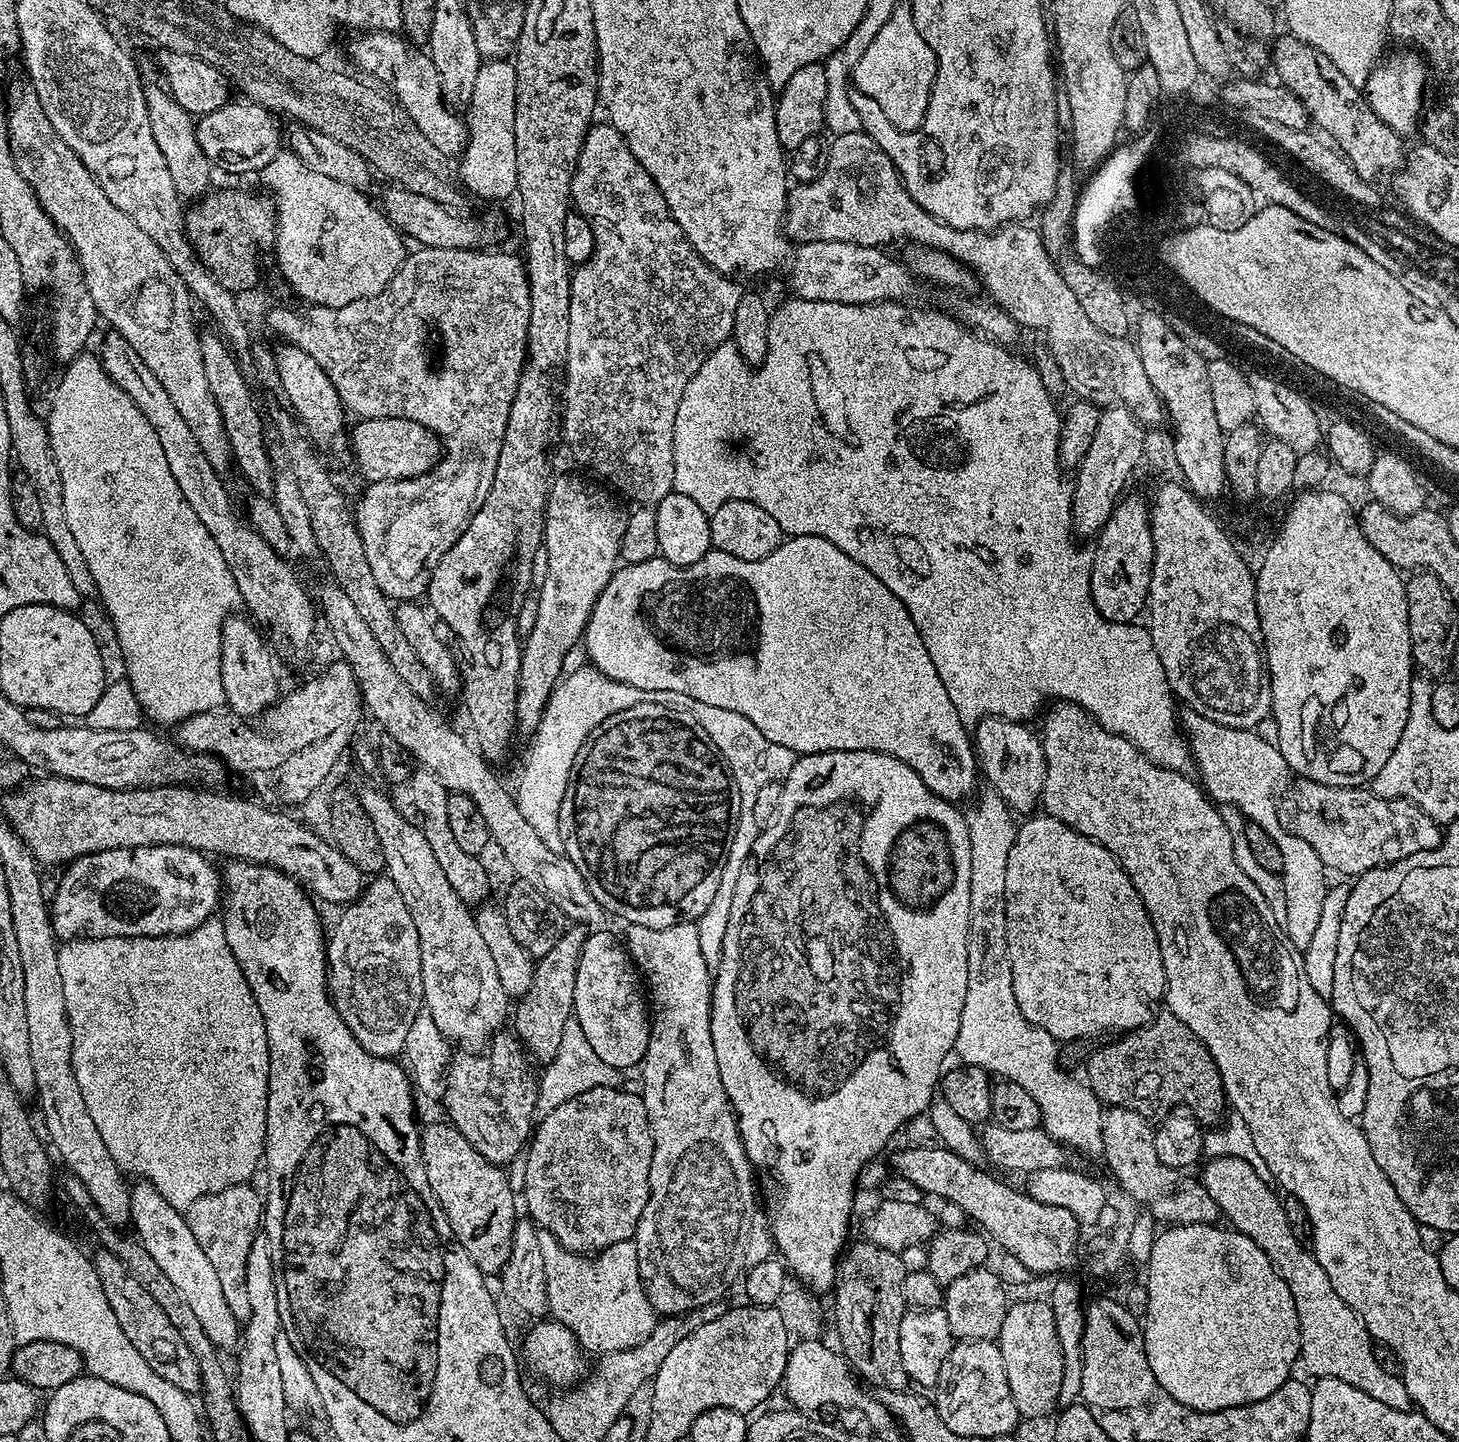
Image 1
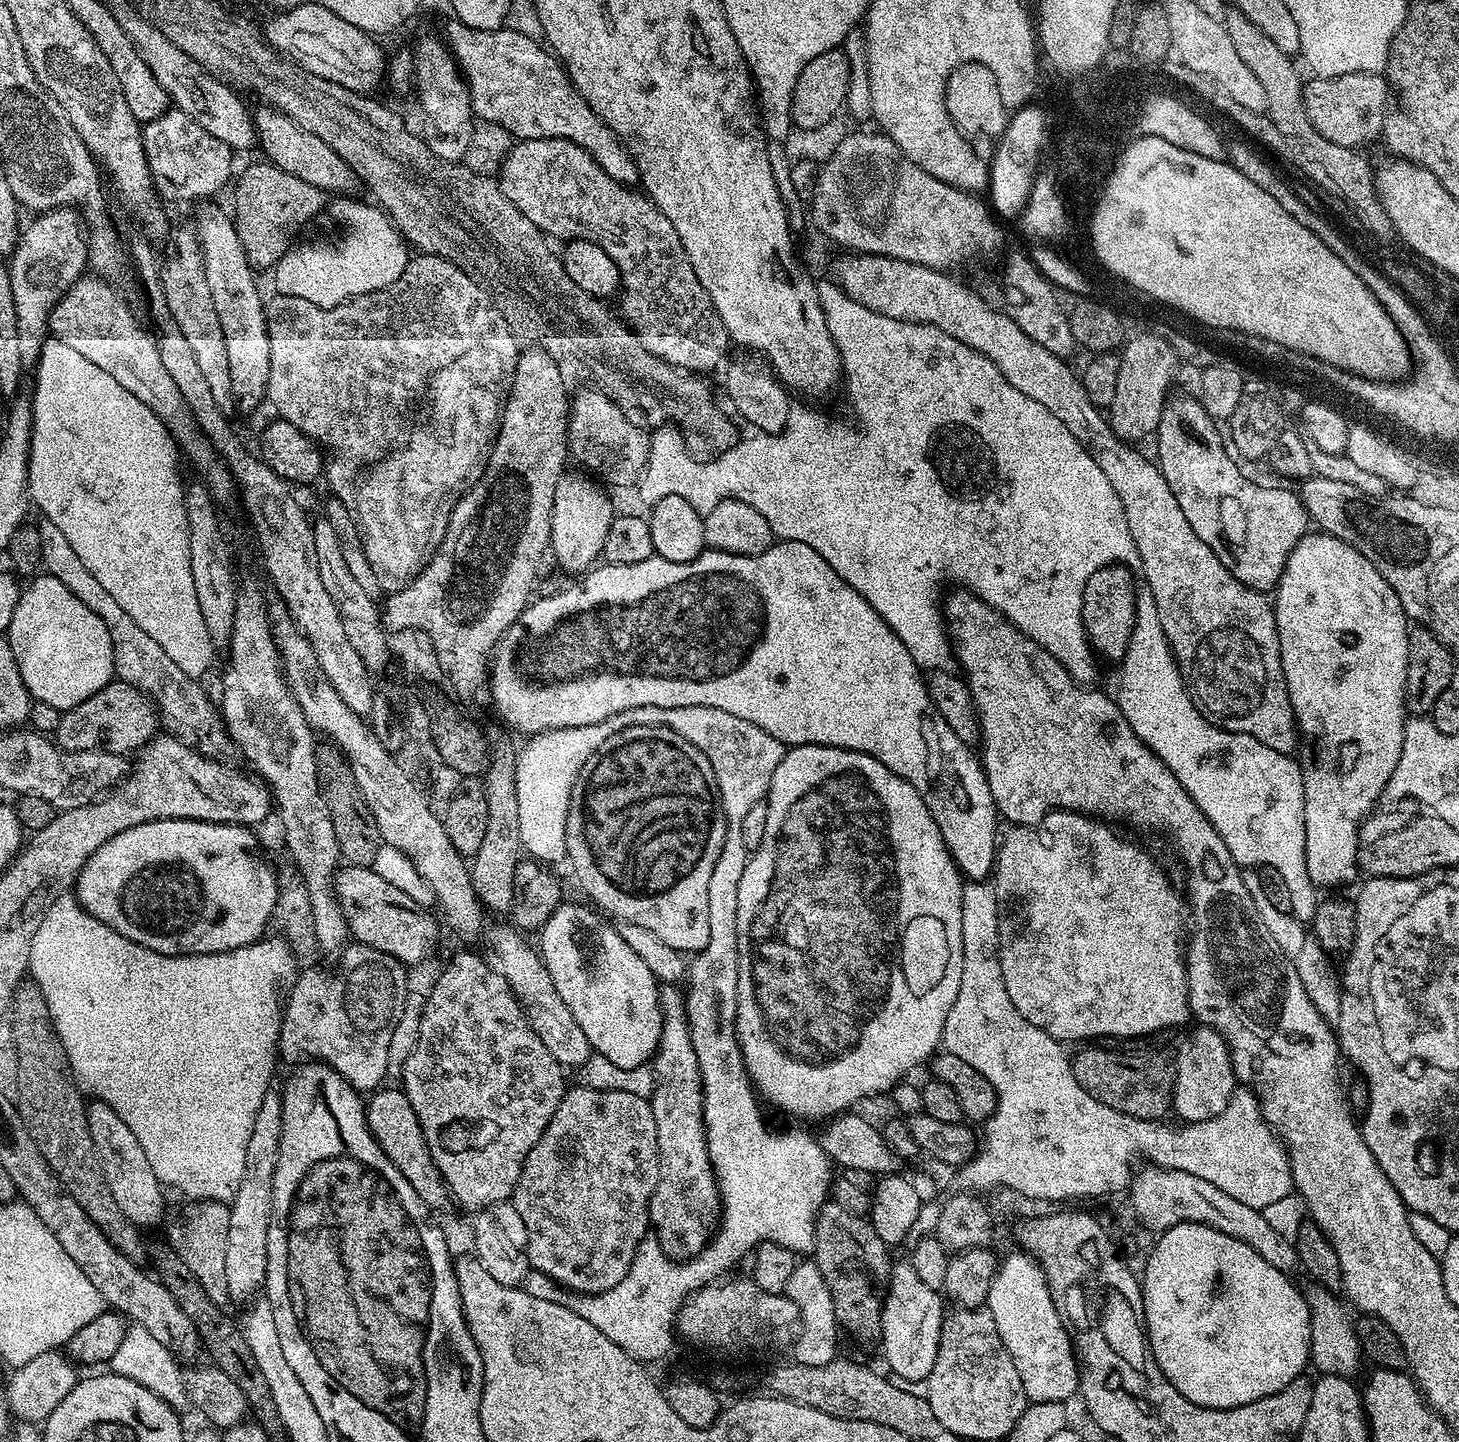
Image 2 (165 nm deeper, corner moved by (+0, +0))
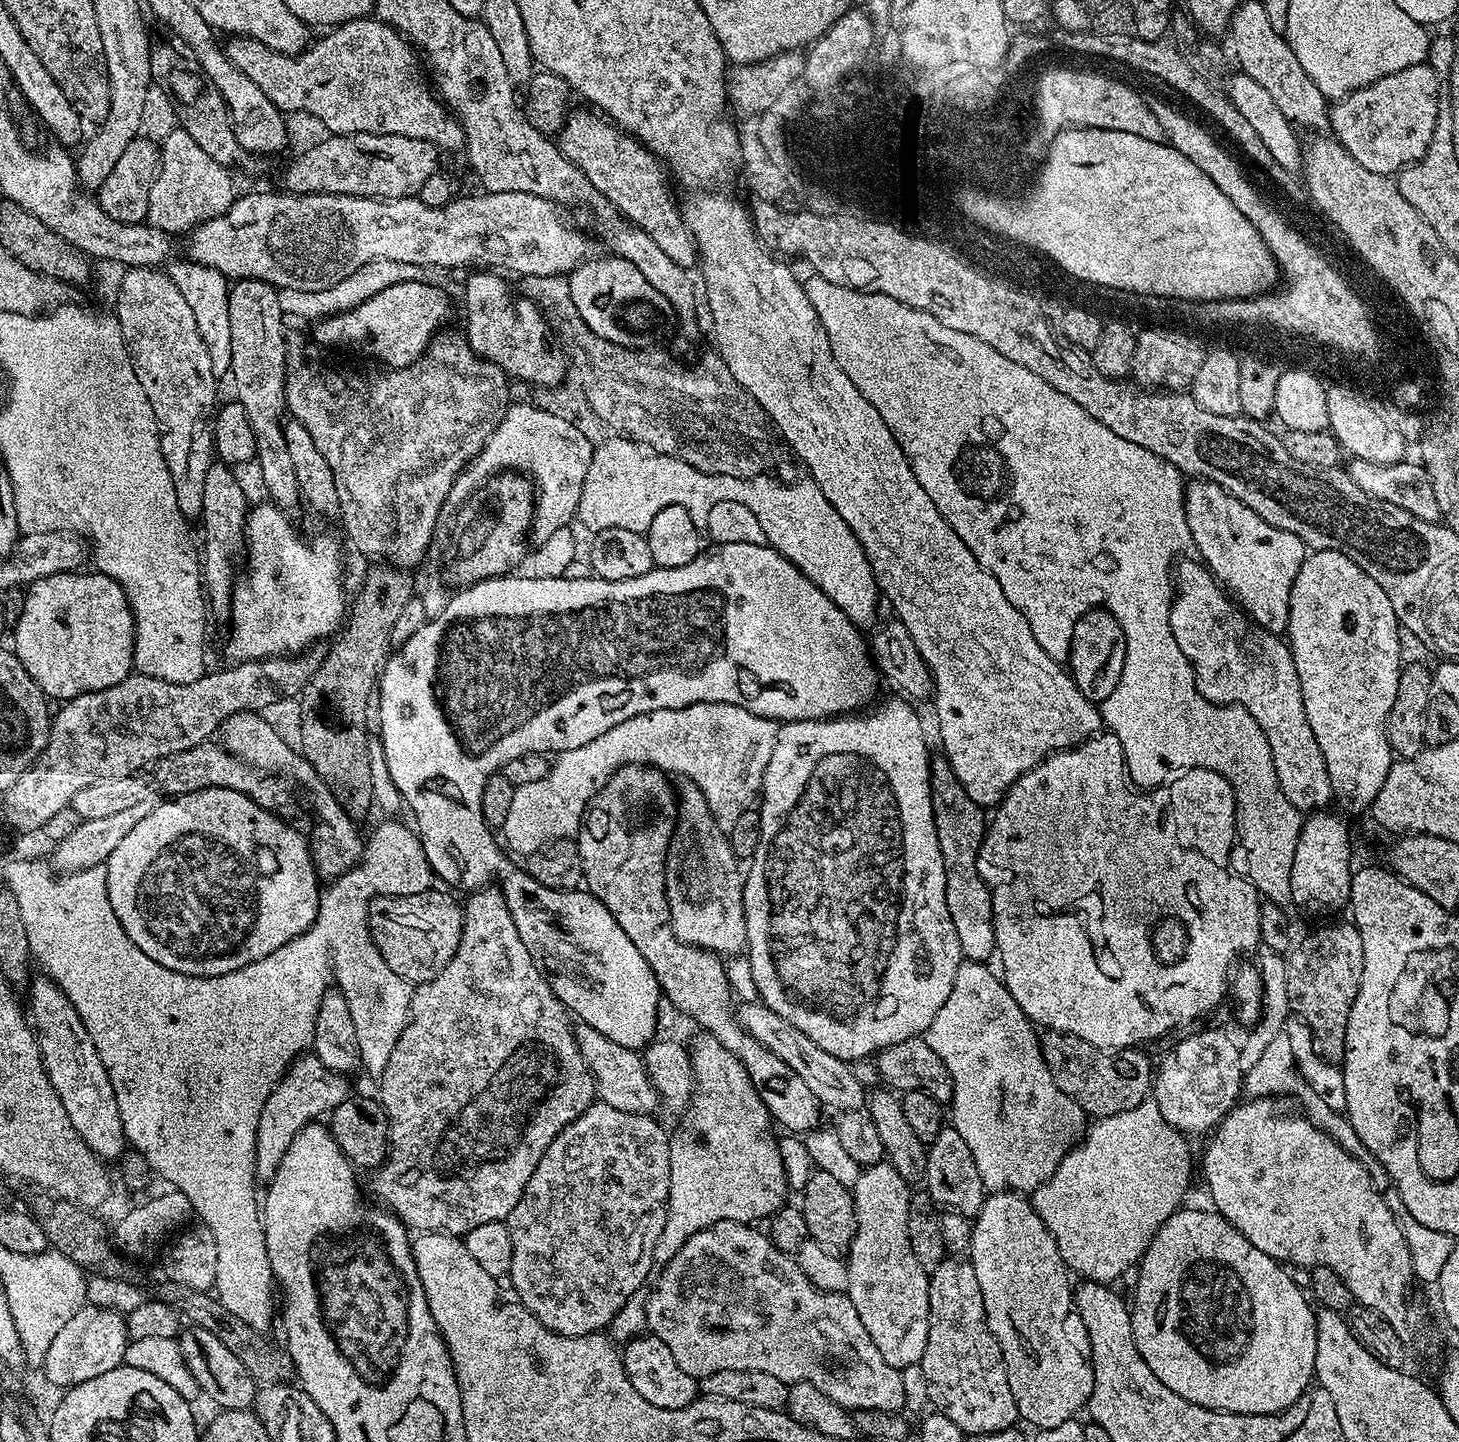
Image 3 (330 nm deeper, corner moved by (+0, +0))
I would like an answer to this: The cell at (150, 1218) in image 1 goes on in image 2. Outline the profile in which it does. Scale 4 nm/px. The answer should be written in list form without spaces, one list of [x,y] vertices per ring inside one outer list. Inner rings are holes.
[[[92,1102],[87,1105],[86,1111],[98,1158],[104,1164],[106,1186],[110,1186],[110,1194],[114,1194],[122,1214],[126,1214],[126,1218],[130,1218],[137,1228],[147,1230],[154,1227],[164,1216],[165,1189],[156,1177],[154,1166],[150,1166],[146,1159],[146,1150],[142,1150],[138,1138],[134,1138],[134,1130],[130,1130],[130,1126],[126,1126],[126,1122],[122,1122],[122,1118],[110,1110],[110,1106]]]

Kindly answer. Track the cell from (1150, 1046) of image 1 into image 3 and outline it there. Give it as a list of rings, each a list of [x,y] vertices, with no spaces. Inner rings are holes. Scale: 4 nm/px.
[[[1045,1031],[1042,1036],[1044,1061],[1050,1074],[1062,1090],[1085,1113],[1103,1118],[1134,1110],[1153,1095],[1154,1064],[1148,1061],[1144,1050],[1136,1048],[1099,1048],[1077,1036],[1065,1032]]]

